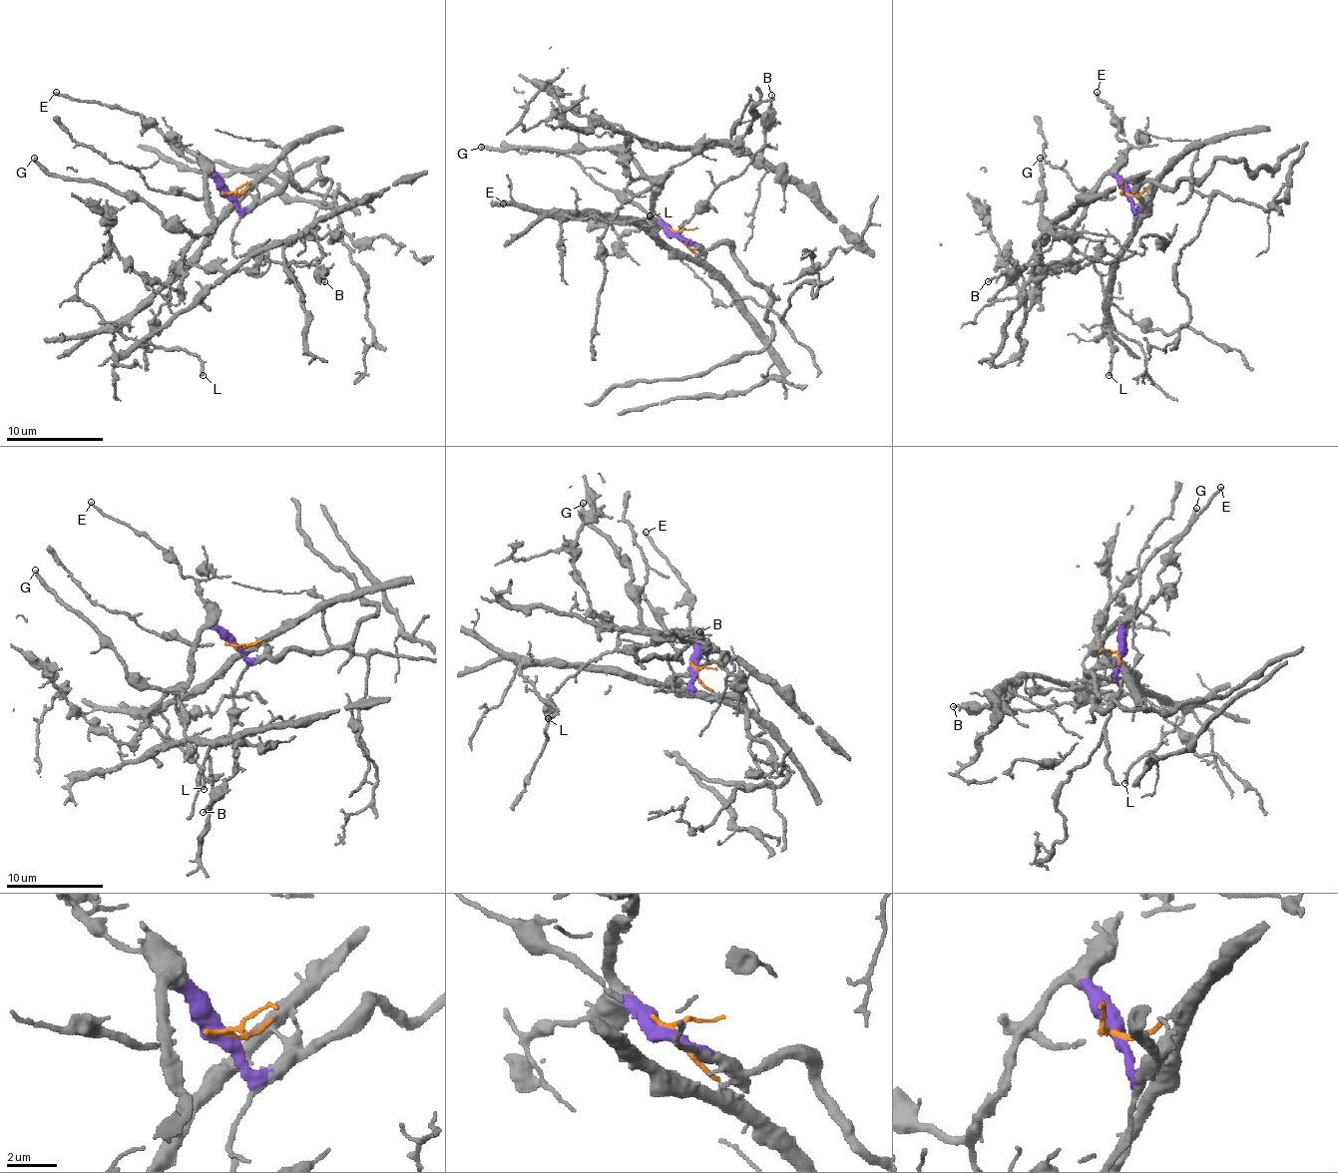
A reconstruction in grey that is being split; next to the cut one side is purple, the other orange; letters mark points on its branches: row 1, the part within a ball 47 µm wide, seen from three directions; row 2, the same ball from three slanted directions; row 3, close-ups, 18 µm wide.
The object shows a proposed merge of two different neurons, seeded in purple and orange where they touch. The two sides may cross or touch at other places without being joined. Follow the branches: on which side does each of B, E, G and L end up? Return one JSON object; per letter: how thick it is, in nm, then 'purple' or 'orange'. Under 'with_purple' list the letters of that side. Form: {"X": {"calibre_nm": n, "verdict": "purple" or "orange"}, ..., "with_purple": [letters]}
{"B": {"calibre_nm": 110, "verdict": "purple"}, "E": {"calibre_nm": 190, "verdict": "purple"}, "G": {"calibre_nm": 280, "verdict": "purple"}, "L": {"calibre_nm": 240, "verdict": "orange"}, "with_purple": ["B", "E", "G"]}

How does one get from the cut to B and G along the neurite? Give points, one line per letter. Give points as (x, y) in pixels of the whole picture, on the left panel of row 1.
B: (227, 194), (237, 224), (232, 232), (235, 256), (257, 254), (274, 261), (318, 263), (325, 280)
G: (227, 194), (209, 174), (211, 222), (189, 234), (143, 200), (53, 177), (33, 157)

